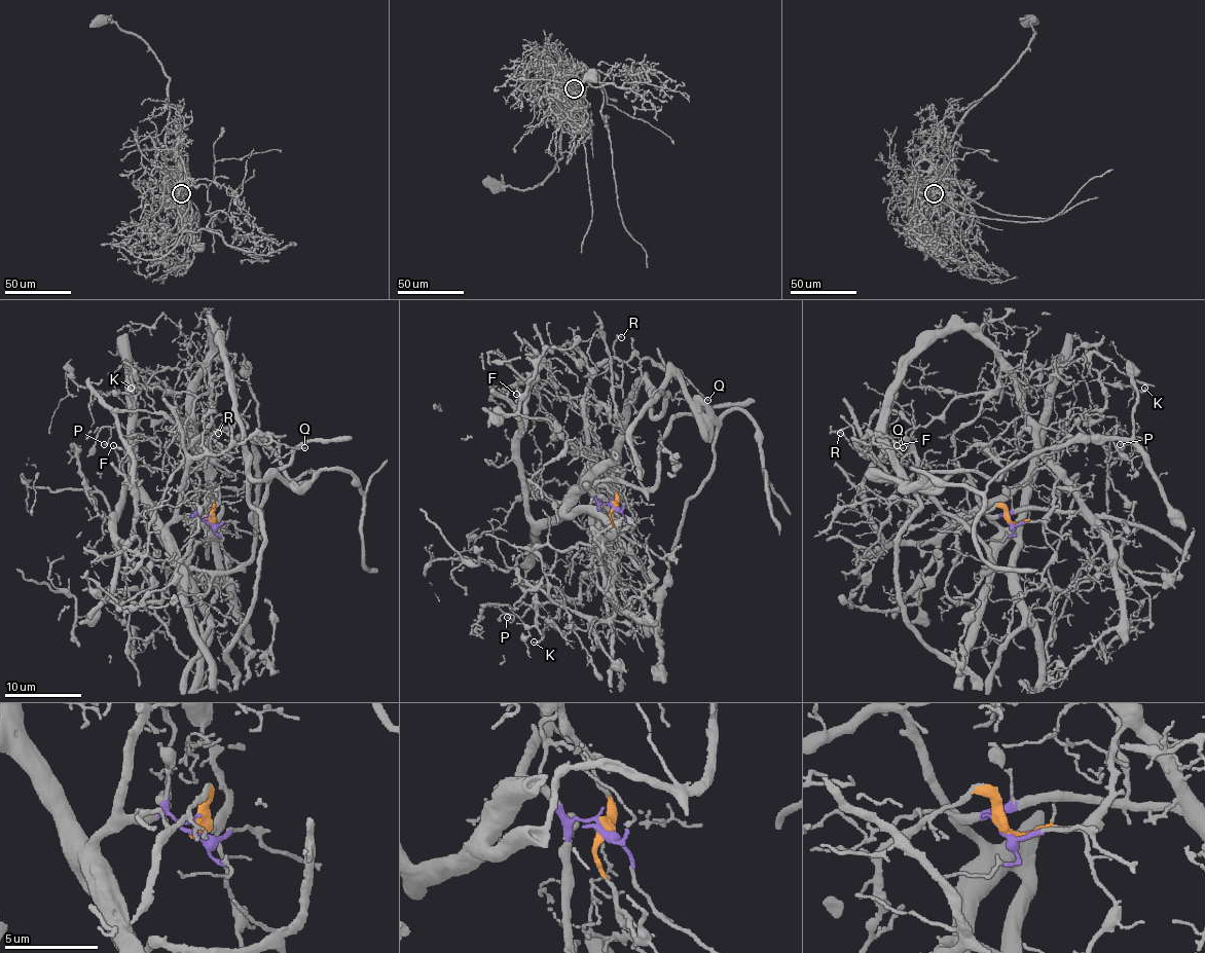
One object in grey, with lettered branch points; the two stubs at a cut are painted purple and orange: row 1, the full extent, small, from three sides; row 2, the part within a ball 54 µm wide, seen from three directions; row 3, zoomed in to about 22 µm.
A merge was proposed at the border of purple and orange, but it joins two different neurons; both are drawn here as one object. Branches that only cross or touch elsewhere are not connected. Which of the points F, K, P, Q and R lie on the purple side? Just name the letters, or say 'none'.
F, Q, R

